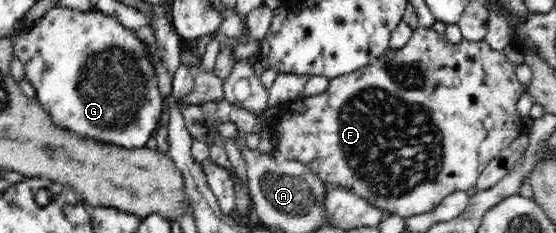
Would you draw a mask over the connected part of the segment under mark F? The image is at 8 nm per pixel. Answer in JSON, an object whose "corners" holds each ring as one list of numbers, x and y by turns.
{"corners":[[418,27,413,31,412,37,407,44,399,50,389,48,379,58,376,58,366,67,343,76,329,79,327,90,315,96,295,98,280,106,279,111,270,120,271,132,277,136,275,154,280,158,295,160,309,167,324,183,336,184,343,188,351,189,357,196,364,198,367,202,377,208,388,211,401,217,425,214,435,210,441,200,453,192,469,190,476,186,478,176,483,169,496,159,519,135,524,133,522,117,517,113,517,100,524,93,524,86,519,83,515,75,516,64,512,63,503,51,491,48,485,39,479,42,471,42,463,39,457,44,447,40,444,34,439,34,432,28]]}

